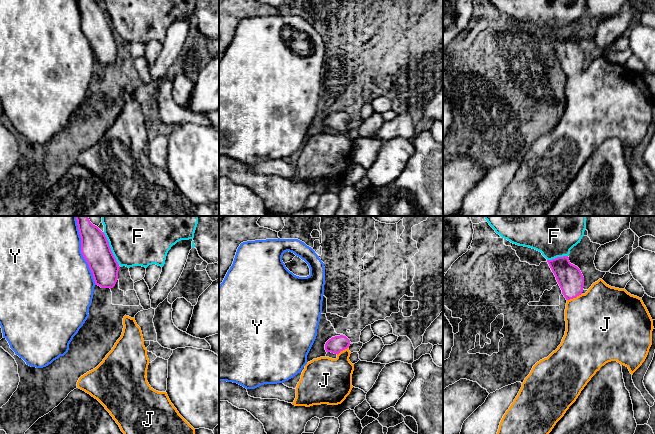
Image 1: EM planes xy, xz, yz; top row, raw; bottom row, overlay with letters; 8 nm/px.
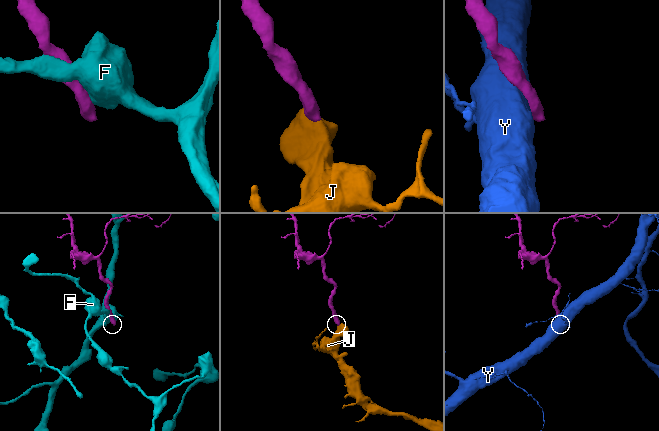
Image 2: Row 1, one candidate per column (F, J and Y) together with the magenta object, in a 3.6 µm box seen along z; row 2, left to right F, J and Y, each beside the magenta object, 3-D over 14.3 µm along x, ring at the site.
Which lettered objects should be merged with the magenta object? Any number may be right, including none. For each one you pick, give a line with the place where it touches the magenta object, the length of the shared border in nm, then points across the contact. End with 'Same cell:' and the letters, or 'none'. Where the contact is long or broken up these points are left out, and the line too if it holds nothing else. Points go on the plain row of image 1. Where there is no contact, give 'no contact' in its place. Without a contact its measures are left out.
J: yz (574, 73) | 130 nm | across yz (569, 53), (574, 73), (595, 96)
Same cell: J

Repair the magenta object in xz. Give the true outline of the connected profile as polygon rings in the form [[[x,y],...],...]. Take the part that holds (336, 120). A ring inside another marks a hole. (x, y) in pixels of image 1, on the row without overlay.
[[[343,111],[329,115],[326,128],[337,131],[336,135],[320,133],[305,141],[296,163],[295,182],[338,181],[350,170],[354,140],[349,136],[350,116]]]

